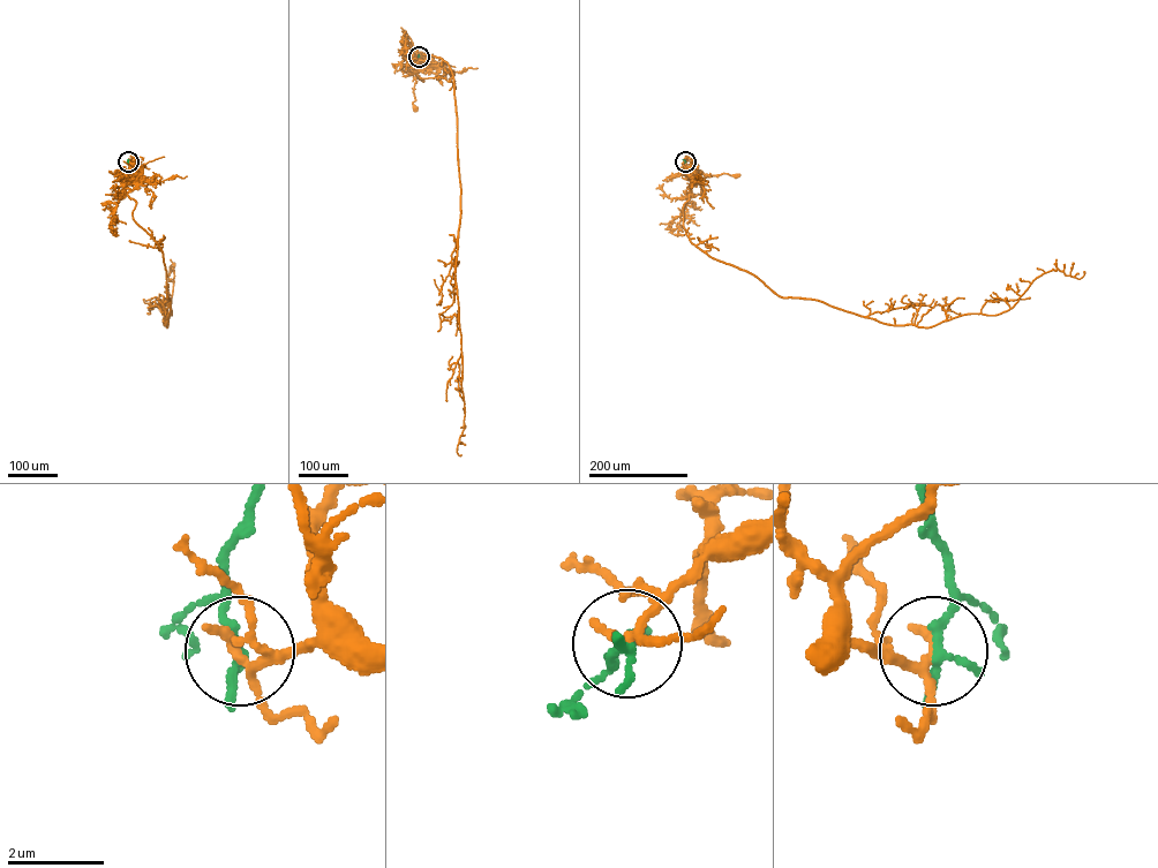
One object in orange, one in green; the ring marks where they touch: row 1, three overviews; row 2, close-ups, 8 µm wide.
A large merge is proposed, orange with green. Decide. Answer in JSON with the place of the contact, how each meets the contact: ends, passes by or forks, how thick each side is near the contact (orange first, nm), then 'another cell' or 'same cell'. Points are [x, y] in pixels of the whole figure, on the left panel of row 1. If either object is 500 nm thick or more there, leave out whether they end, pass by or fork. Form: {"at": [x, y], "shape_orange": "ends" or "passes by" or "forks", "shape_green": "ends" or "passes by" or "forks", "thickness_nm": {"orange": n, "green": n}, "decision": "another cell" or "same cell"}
{"at": [128, 161], "shape_orange": "passes by", "shape_green": "ends", "thickness_nm": {"orange": 180, "green": 280}, "decision": "another cell"}

